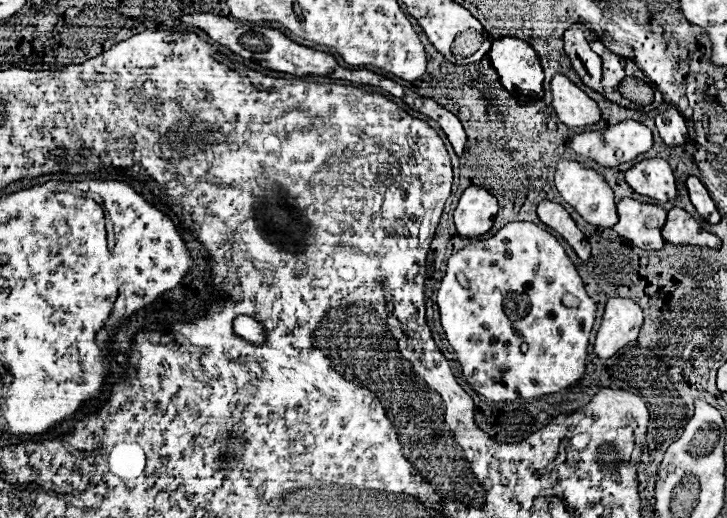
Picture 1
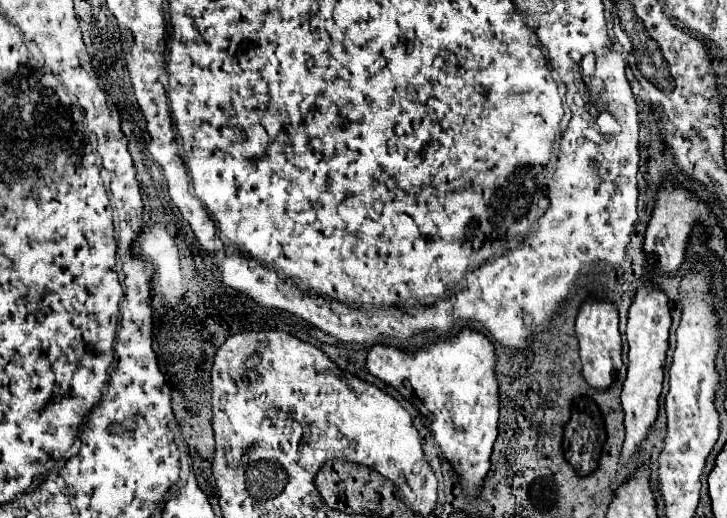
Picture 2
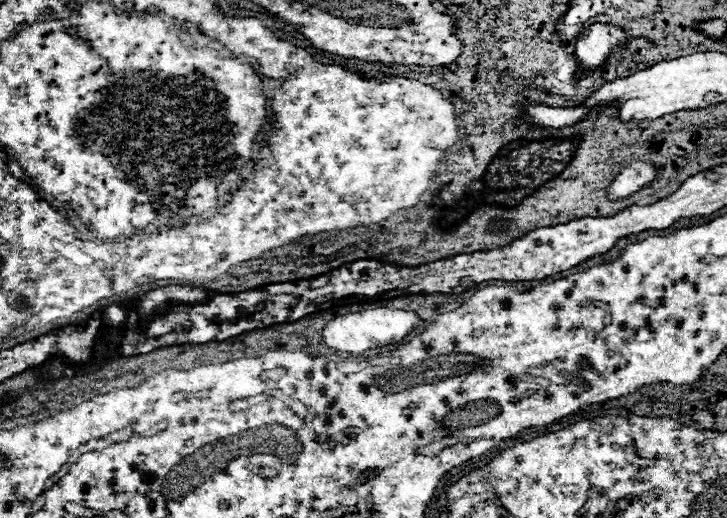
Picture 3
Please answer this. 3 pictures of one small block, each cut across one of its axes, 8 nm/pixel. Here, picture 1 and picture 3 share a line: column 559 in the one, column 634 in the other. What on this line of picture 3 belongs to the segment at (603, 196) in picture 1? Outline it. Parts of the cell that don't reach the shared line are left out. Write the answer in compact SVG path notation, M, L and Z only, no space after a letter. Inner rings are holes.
M634 162L630 168L622 170L618 174L618 178L610 184L608 196L612 200L620 198L620 196L628 196L628 194L640 190L642 186L646 186L654 176L656 176L656 170L654 170L652 162Z

